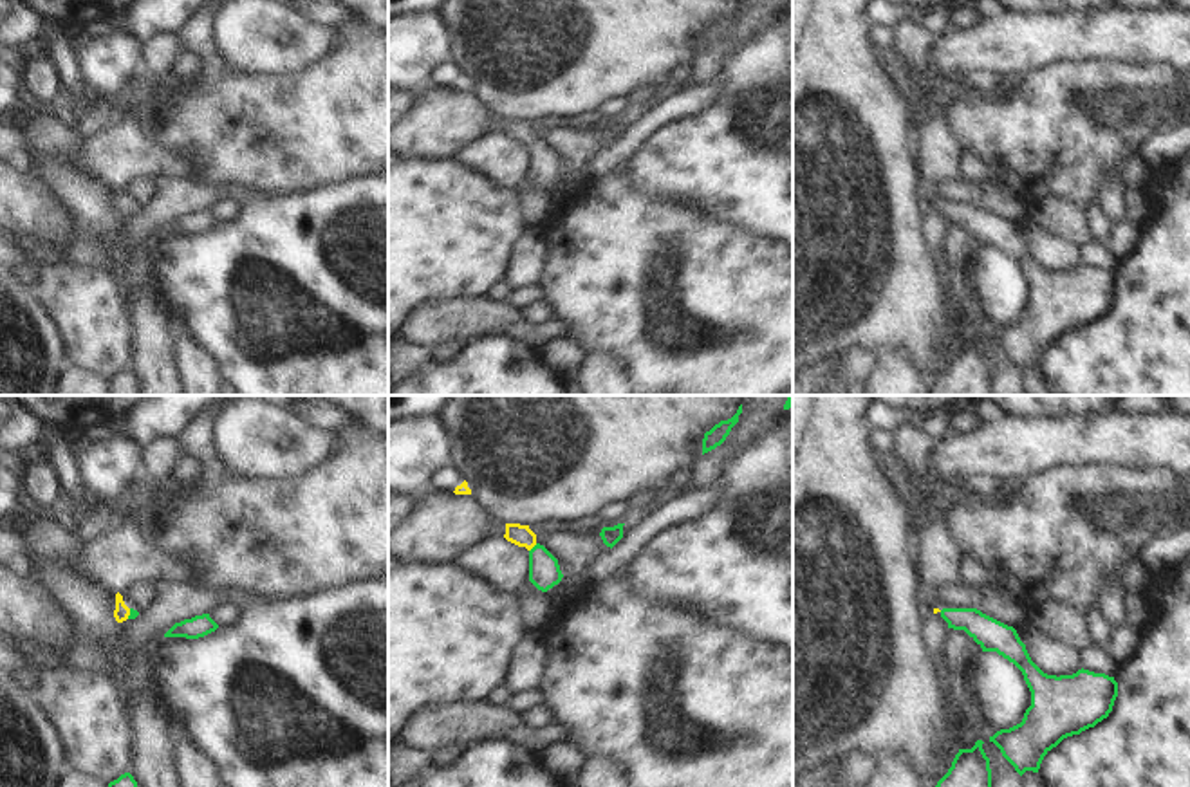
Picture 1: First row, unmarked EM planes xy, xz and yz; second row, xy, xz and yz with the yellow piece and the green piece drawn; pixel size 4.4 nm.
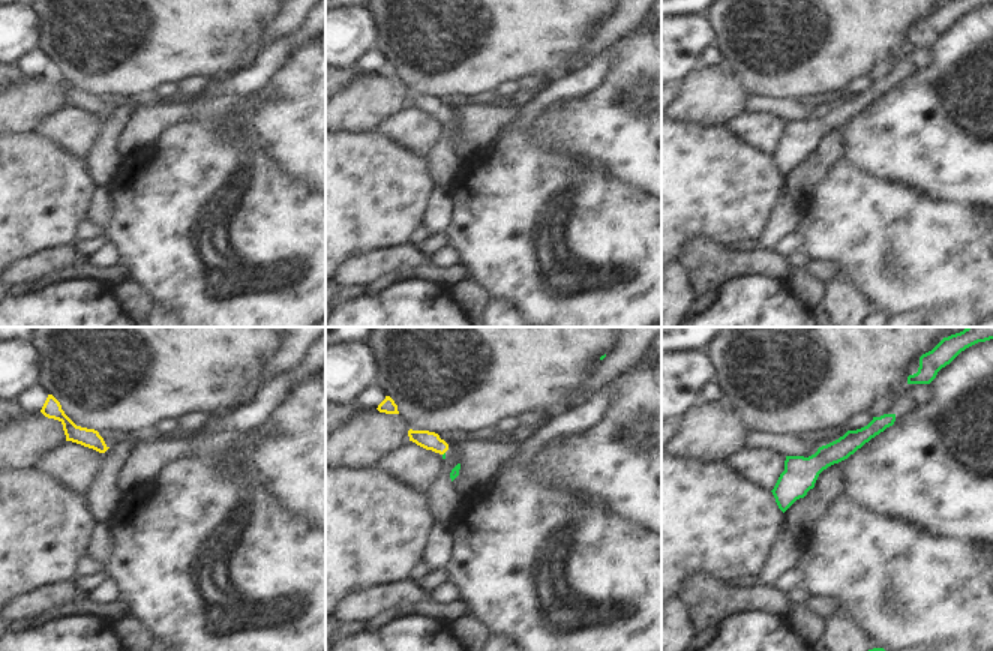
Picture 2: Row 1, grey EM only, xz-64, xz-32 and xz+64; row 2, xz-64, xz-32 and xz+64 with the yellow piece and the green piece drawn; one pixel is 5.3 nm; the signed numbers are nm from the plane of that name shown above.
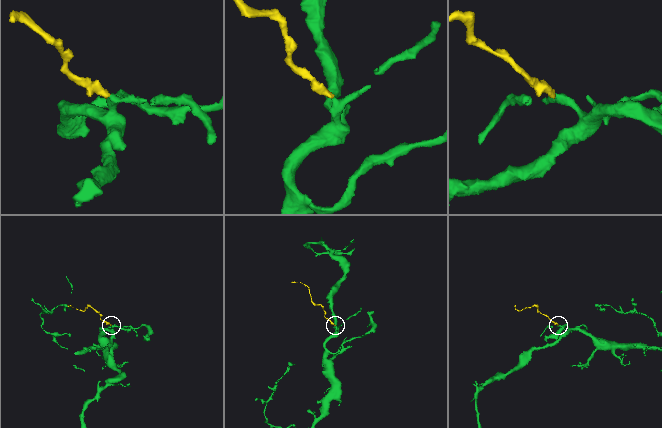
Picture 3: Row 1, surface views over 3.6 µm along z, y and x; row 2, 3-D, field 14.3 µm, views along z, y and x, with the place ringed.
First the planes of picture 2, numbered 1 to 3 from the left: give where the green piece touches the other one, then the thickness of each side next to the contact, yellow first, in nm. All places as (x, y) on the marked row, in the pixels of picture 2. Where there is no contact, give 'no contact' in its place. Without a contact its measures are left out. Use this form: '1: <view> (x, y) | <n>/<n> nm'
1: no contact
2: no contact
3: no contact

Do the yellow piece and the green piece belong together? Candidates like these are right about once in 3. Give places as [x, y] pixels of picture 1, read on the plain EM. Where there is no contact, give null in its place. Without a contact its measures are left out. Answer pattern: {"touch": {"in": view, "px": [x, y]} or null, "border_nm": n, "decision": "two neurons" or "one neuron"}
{"touch": {"in": "xz", "px": [533, 141]}, "border_nm": 50, "decision": "one neuron"}

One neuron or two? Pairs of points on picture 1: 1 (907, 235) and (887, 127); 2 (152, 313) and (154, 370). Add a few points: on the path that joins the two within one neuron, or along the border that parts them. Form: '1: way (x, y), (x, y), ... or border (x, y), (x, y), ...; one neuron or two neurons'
1: way (894, 208), (887, 154); one neuron
2: way (152, 327), (154, 356); one neuron

